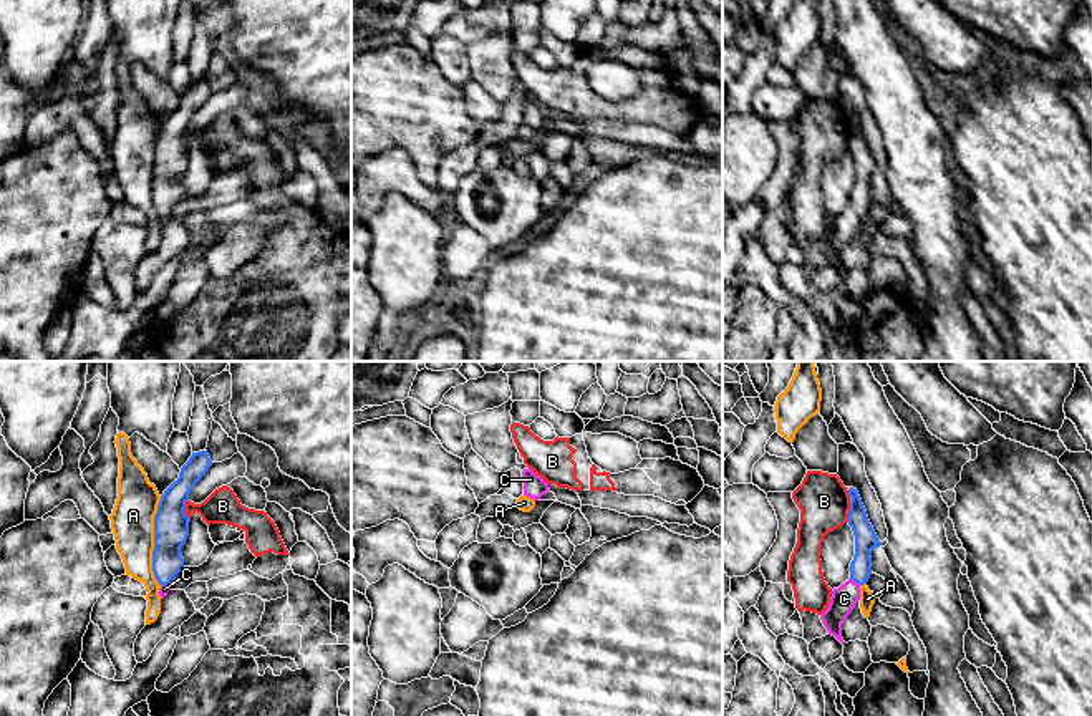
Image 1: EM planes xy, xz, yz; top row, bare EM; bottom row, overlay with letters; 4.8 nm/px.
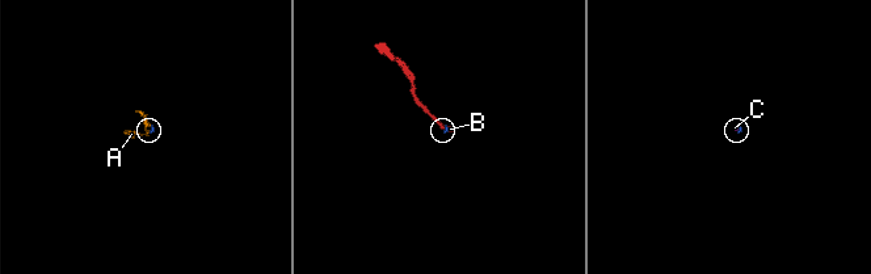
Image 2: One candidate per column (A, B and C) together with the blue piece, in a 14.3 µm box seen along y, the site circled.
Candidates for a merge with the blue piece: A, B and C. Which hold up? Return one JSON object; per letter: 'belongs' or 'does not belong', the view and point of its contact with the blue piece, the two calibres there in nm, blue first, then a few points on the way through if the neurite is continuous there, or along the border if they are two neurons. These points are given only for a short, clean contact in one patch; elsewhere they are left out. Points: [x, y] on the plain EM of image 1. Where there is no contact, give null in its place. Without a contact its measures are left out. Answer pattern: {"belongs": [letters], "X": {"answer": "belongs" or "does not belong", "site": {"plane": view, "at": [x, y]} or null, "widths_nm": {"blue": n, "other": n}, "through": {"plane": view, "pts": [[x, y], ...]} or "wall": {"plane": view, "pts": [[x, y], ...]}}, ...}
{"belongs": ["C"], "A": {"answer": "does not belong", "site": {"plane": "xy", "at": [154, 169]}, "widths_nm": {"blue": 180, "other": 200}}, "B": {"answer": "does not belong", "site": {"plane": "yz", "at": [849, 140]}, "widths_nm": {"blue": 110, "other": 240}, "wall": {"plane": "yz", "pts": [[850, 130], [845, 149]]}}, "C": {"answer": "belongs", "site": {"plane": "yz", "at": [855, 209]}, "widths_nm": {"blue": 110, "other": 130}, "through": {"plane": "yz", "pts": [[865, 168], [860, 201], [855, 209], [844, 227]]}}}

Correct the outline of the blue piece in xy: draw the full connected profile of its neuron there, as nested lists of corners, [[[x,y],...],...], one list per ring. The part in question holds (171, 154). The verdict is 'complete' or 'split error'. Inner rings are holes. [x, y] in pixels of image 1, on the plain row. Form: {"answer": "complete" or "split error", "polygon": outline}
{"answer": "split error", "polygon": [[[207,80],[192,81],[181,96],[179,106],[161,124],[154,144],[152,201],[159,210],[161,229],[171,219],[171,209],[184,197],[181,177],[189,164],[191,148],[186,144],[186,131],[192,116],[209,99],[212,90]]]}

